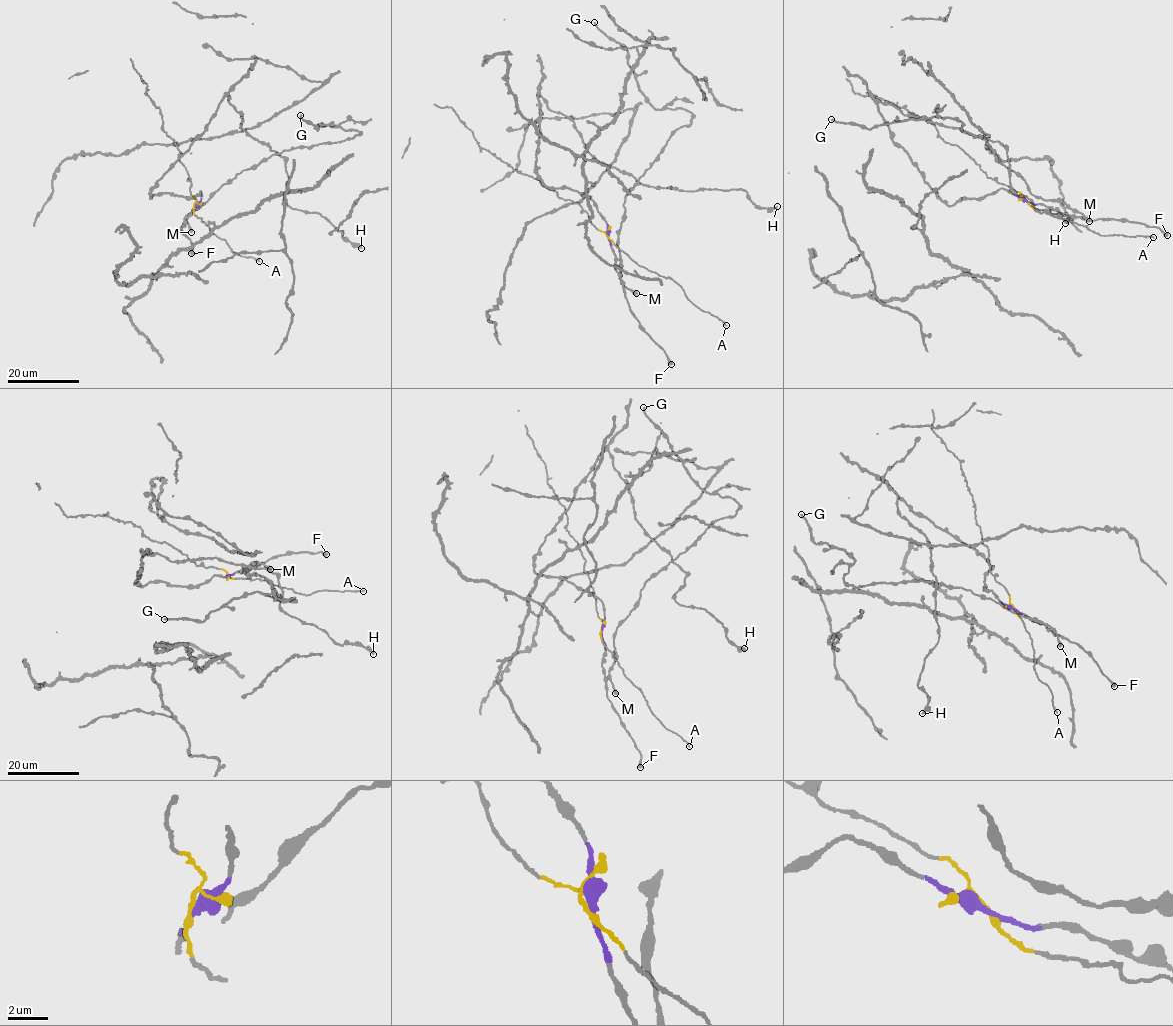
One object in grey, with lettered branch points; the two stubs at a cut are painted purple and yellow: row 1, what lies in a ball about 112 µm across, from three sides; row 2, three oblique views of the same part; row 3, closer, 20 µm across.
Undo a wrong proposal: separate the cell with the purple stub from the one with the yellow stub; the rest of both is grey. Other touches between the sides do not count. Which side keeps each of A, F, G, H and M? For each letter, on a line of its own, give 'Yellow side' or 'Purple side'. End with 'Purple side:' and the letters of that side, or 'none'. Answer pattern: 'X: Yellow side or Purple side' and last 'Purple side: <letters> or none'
A: Yellow side
F: Purple side
G: Purple side
H: Purple side
M: Purple side
Purple side: F, G, H, M

